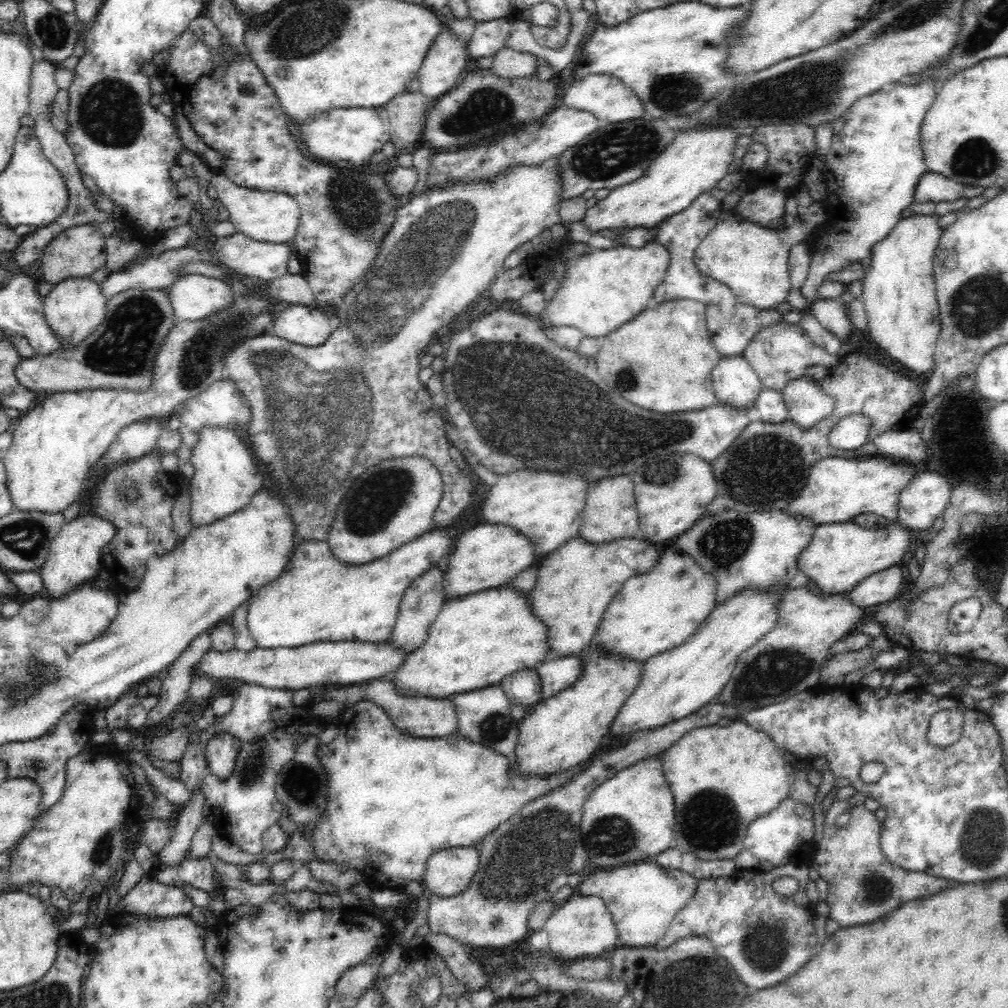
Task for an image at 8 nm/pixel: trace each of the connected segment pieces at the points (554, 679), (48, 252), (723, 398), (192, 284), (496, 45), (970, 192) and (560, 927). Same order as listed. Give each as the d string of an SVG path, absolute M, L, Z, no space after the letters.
M566 655L544 661L536 669L540 677L541 697L548 699L564 691L564 688L570 688L580 678L582 667L579 655Z
M79 224L63 230L50 241L50 244L47 244L39 258L42 278L56 284L68 277L90 277L90 274L102 268L107 261L104 237L89 224Z
M724 355L712 370L713 389L720 403L736 409L754 407L763 389L756 371L743 355Z
M182 274L166 292L175 320L202 320L234 300L230 282L202 274Z
M511 17L496 18L486 22L477 22L469 42L466 44L470 58L493 57L511 31Z
M926 171L916 183L913 199L915 203L928 203L932 200L940 203L942 200L951 202L958 198L974 198L980 196L986 188L968 186L942 176L936 172Z
M569 896L564 904L557 907L556 912L548 918L543 926L548 933L546 953L564 962L580 958L594 958L602 952L616 948L618 933L610 910L604 899L594 896Z

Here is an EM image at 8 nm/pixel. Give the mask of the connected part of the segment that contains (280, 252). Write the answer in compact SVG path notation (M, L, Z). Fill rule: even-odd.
M236 231L227 237L213 238L211 248L218 264L226 265L229 270L240 274L240 276L260 278L258 282L263 283L288 273L288 258L290 258L290 247L288 247L288 243L274 244L252 240L249 236Z

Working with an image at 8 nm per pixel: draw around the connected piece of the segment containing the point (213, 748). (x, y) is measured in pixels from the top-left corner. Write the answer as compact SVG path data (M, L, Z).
M220 732L214 734L204 748L206 761L210 771L220 779L228 778L235 767L236 753L240 748L237 738L233 738L231 734Z

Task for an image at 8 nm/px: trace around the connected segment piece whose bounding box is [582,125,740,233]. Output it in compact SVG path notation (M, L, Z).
M706 125L704 130L702 127L691 129L684 132L677 130L674 140L660 152L660 156L650 162L639 179L613 188L606 198L588 208L582 219L586 229L597 233L604 228L654 228L660 221L668 219L668 216L674 216L688 208L698 195L716 186L728 174L728 166L734 160L739 130L726 125Z

